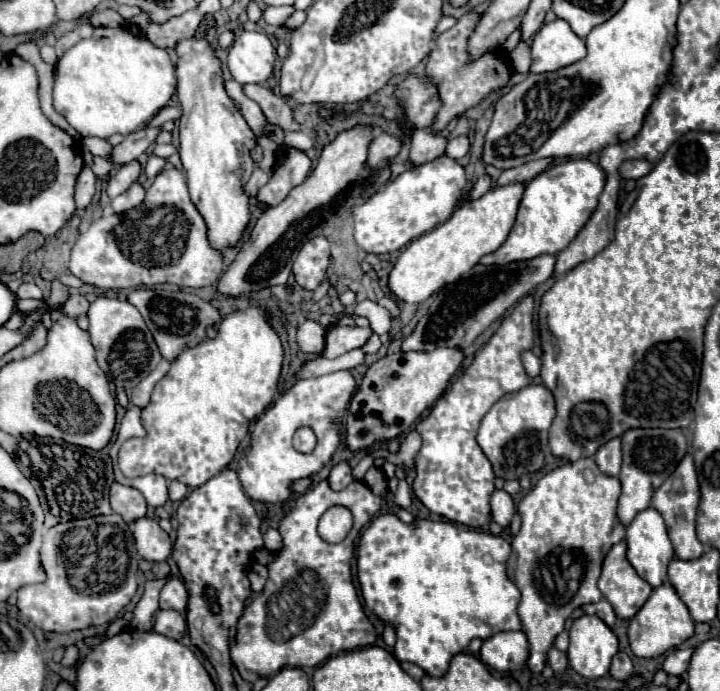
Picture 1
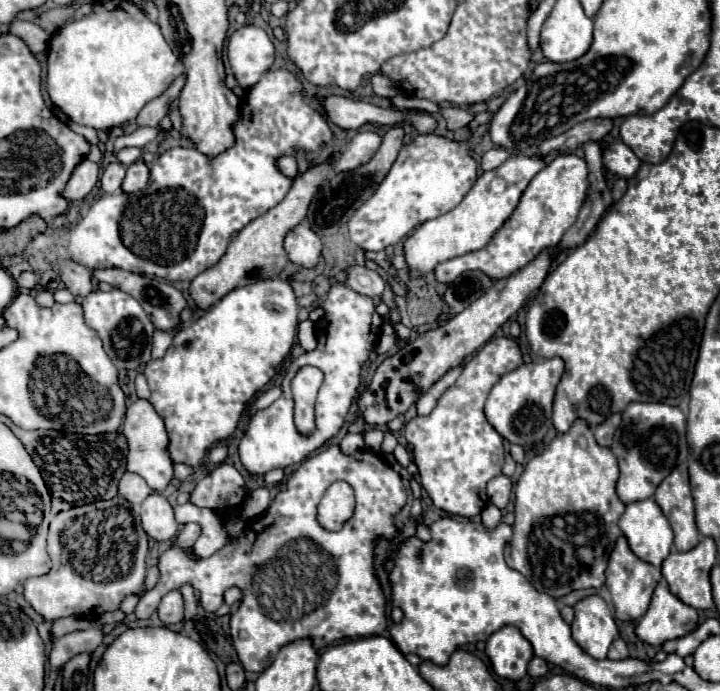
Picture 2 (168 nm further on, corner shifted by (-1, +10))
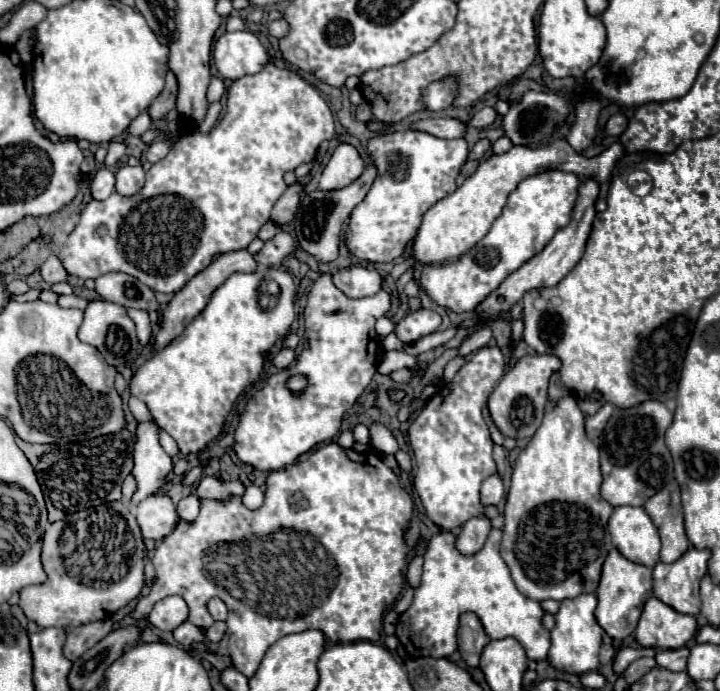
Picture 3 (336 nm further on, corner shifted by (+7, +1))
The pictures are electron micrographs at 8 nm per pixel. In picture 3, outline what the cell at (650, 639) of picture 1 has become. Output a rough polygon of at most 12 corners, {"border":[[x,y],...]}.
{"border":[[652,596],[636,640],[662,650],[682,648],[696,636],[694,616]]}

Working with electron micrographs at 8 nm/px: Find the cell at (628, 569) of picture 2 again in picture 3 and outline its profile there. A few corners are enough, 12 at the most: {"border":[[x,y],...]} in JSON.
{"border":[[612,548],[596,590],[610,638],[636,630],[652,596],[652,568]]}

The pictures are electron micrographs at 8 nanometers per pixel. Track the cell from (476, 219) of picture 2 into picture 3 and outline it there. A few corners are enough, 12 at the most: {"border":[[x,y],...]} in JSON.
{"border":[[566,140],[490,154],[426,210],[412,244],[446,264],[480,242],[528,176],[564,170],[604,182],[624,146],[596,158]]}

